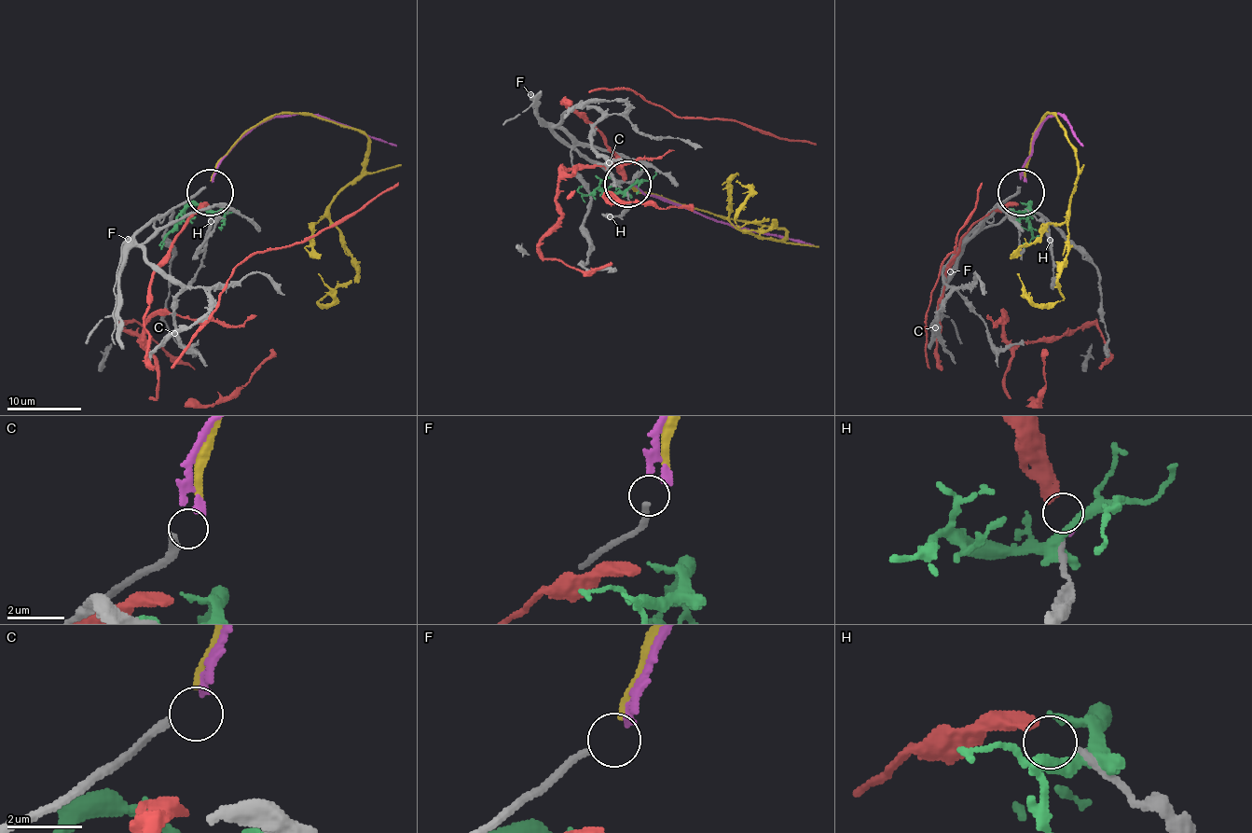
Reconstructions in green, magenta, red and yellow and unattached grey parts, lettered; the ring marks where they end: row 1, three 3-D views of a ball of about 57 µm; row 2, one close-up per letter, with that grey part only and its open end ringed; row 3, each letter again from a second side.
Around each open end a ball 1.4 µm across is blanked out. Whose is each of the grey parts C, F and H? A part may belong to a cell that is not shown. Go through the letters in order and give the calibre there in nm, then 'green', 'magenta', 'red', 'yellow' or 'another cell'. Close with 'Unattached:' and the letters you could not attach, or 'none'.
C: calibre 260 nm; magenta
F: calibre 190 nm; yellow
H: calibre 160 nm; red
Unattached: none

